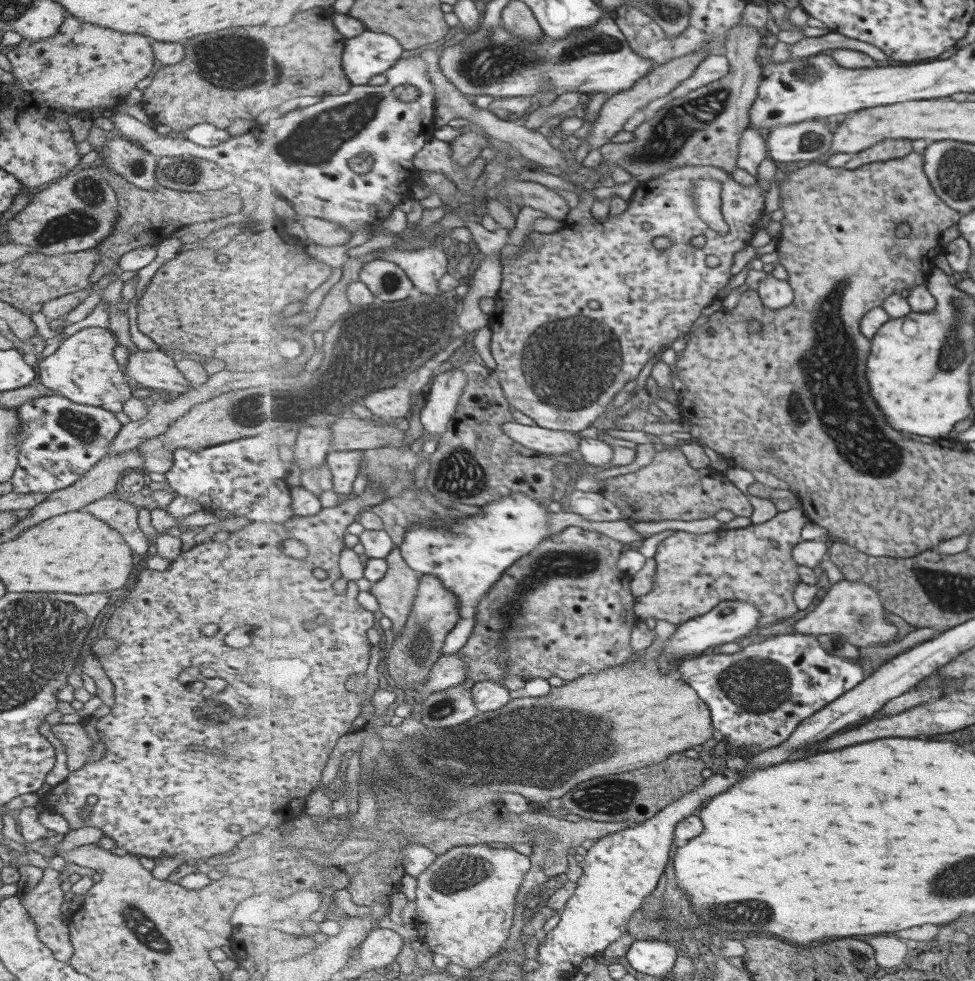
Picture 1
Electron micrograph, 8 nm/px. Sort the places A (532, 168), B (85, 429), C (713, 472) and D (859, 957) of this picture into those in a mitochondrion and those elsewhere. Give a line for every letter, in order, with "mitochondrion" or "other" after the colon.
A: other
B: mitochondrion
C: other
D: other

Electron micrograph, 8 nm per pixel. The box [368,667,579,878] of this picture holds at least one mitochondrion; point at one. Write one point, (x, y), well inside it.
(443, 706)

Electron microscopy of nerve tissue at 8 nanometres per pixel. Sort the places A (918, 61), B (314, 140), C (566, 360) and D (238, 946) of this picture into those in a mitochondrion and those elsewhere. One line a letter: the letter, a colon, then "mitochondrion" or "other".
A: other
B: mitochondrion
C: mitochondrion
D: other

